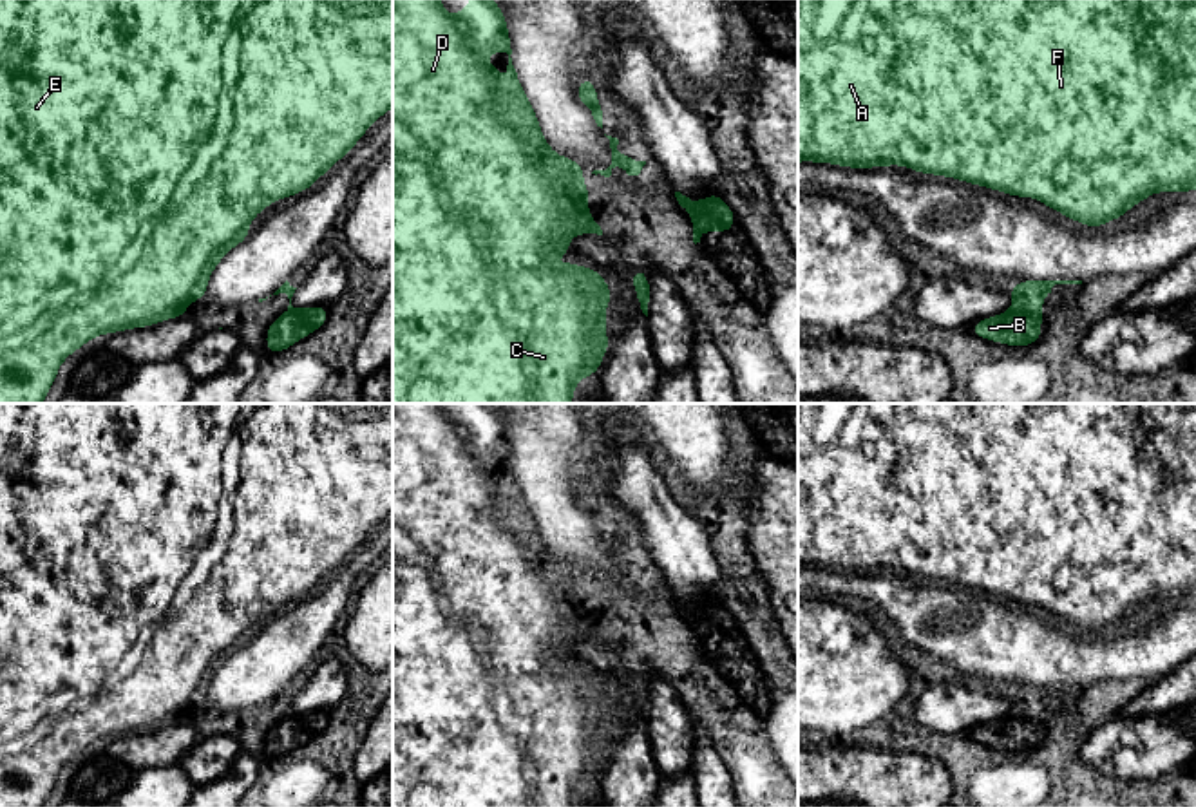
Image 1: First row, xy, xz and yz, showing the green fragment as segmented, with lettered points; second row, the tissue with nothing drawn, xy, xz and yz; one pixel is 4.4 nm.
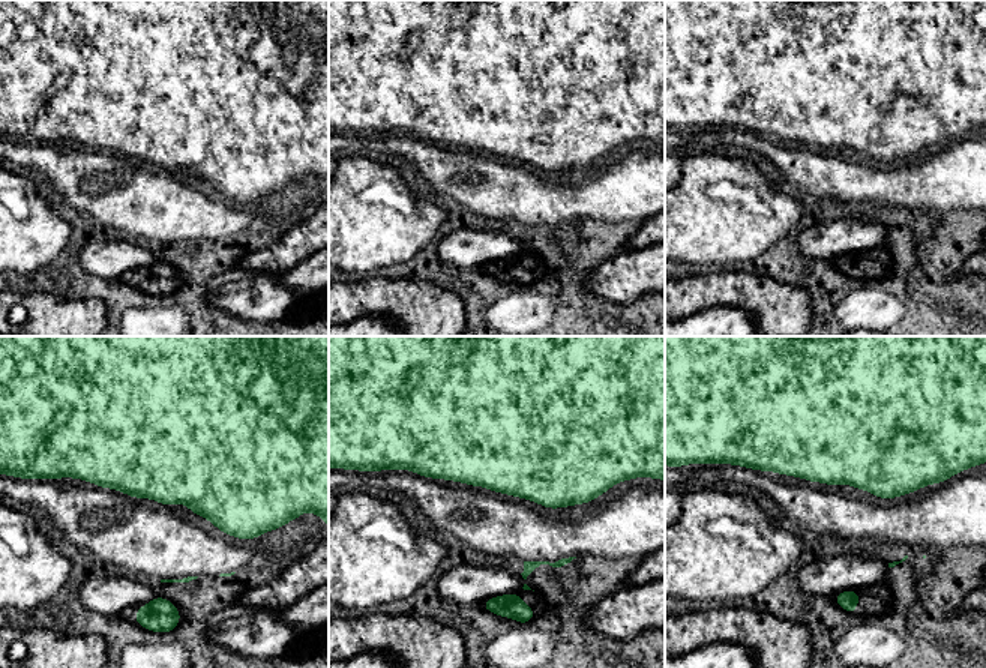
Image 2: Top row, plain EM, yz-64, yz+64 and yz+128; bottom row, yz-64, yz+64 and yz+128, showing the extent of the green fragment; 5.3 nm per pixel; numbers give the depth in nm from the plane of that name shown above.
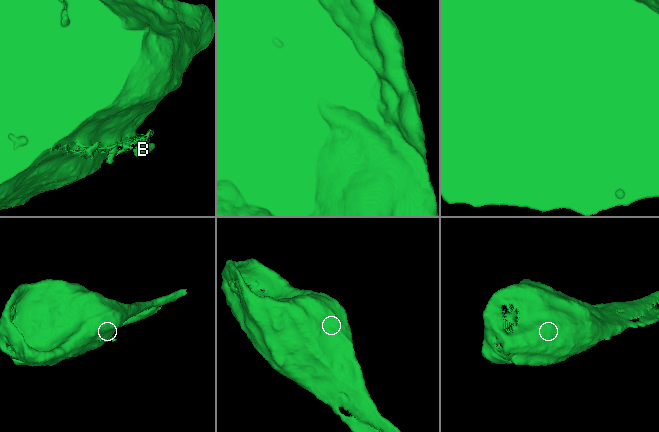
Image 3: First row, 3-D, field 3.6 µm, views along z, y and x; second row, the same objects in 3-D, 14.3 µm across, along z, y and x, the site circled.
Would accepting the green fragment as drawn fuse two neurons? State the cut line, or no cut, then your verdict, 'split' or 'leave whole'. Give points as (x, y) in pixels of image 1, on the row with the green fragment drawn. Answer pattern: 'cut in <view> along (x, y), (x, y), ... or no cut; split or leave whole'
cut in yz along (1010, 310), (1021, 310), (1037, 321); split

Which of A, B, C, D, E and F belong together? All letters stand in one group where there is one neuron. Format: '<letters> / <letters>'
A C D E F / B

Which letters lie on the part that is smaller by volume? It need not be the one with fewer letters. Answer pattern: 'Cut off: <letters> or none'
Cut off: B

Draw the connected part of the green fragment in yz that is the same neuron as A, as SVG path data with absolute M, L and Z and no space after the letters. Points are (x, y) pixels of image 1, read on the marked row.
M798 0L798 163L903 165L1013 197L1037 197L1091 228L1156 192L1196 190L1196 0Z

